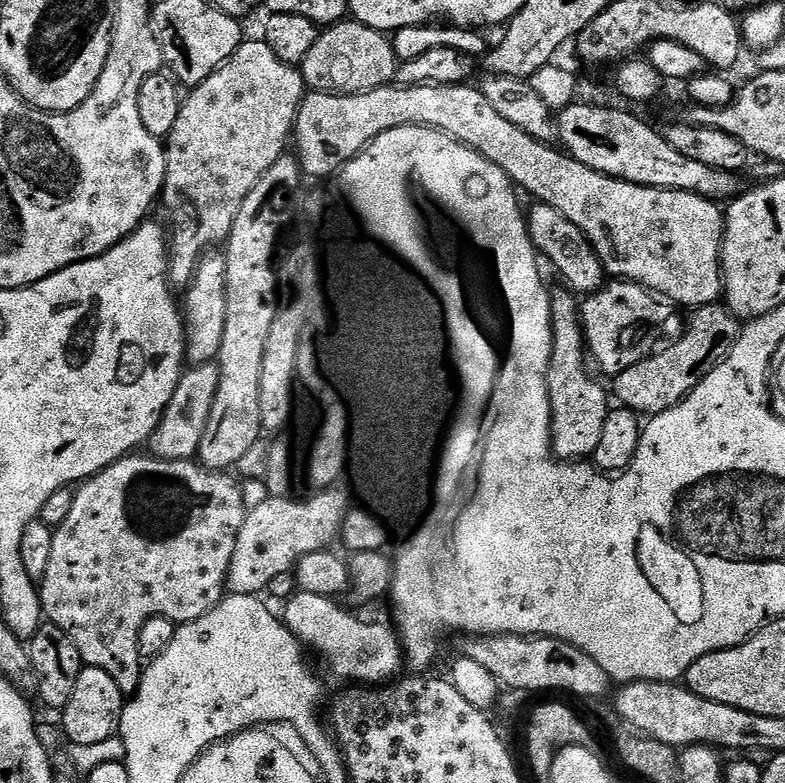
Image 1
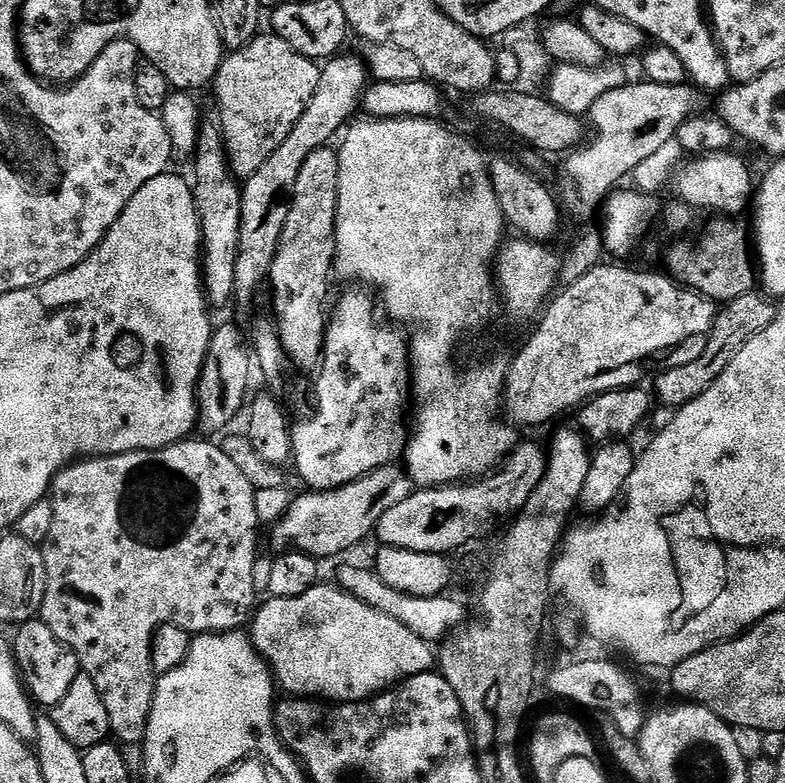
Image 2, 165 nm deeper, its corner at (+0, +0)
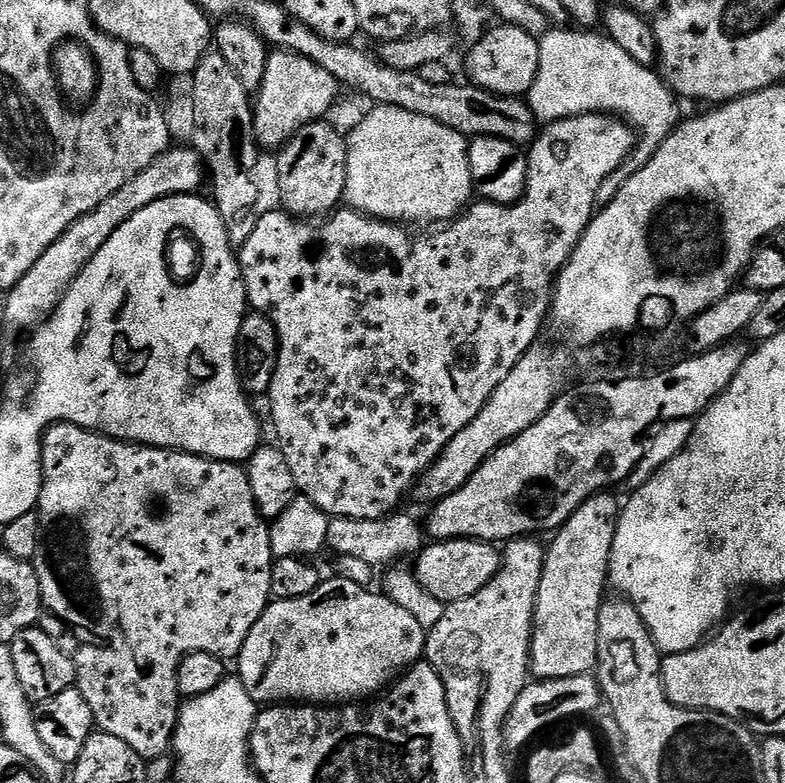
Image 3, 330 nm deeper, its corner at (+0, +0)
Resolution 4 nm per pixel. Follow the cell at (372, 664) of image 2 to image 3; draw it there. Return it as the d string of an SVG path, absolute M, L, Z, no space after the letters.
M325 579L318 586L318 590L314 590L314 594L306 594L306 598L272 600L268 609L258 618L258 622L254 622L238 657L238 663L240 663L238 679L242 682L242 686L246 686L252 701L258 706L275 706L289 702L307 702L317 706L343 706L349 702L364 702L383 693L397 677L407 672L425 655L426 630L422 626L418 626L416 619L408 611L402 610L402 606L398 606L398 602L390 602L388 596L379 591L376 592L363 588L356 580Z

